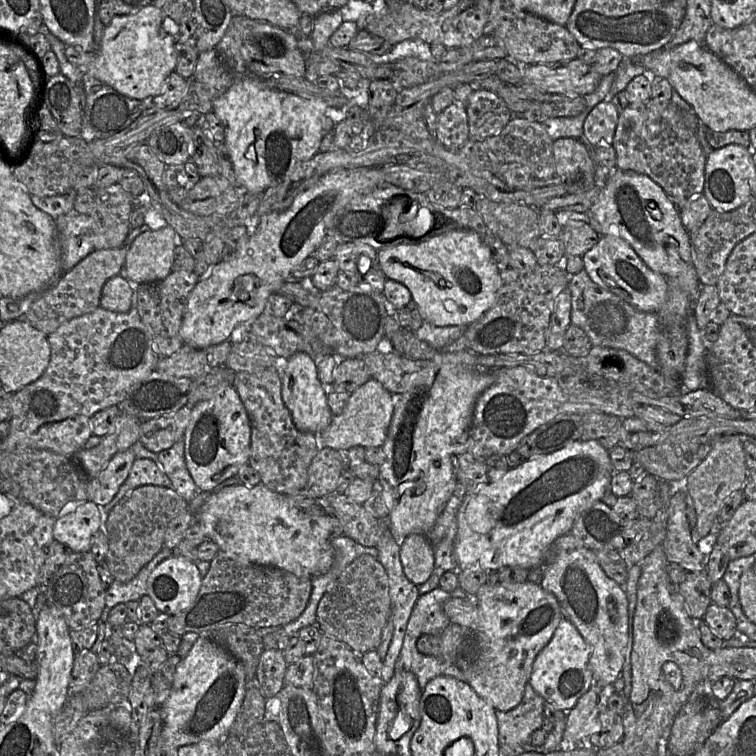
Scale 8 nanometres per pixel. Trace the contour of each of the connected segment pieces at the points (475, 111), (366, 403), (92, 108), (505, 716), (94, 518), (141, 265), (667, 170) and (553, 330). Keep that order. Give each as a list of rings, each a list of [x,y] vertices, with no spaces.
[[[476,89],[465,106],[469,139],[483,141],[497,135],[511,120],[512,113],[494,92]]]
[[[371,378],[350,394],[343,411],[333,416],[329,426],[319,432],[320,446],[327,446],[338,451],[348,450],[353,446],[382,447],[387,437],[395,402],[396,397],[380,382]]]
[[[84,73],[86,106],[83,123],[94,133],[95,139],[112,136],[132,124],[145,110],[142,100],[129,98]]]
[[[527,683],[524,690],[524,695],[521,702],[509,711],[496,711],[496,719],[498,724],[498,740],[500,745],[508,745],[513,748],[518,754],[525,752],[525,745],[530,744],[531,734],[541,729],[544,719],[544,704],[546,701],[535,692],[531,684]]]
[[[90,500],[71,501],[55,518],[54,540],[71,552],[90,551],[92,538],[103,528],[106,516]]]
[[[169,225],[144,231],[130,245],[125,270],[130,281],[144,284],[162,280],[172,271],[178,235]]]
[[[651,98],[643,102],[642,104],[629,104],[619,115],[612,146],[616,151],[616,167],[618,169],[624,171],[634,171],[649,176],[653,181],[655,181],[662,187],[662,189],[677,207],[683,207],[689,200],[703,193],[707,155],[705,155],[705,153],[703,152],[696,132],[688,129],[683,123],[683,110],[674,105],[672,102],[670,102],[669,104],[662,104],[661,102],[654,101]]]
[[[567,287],[555,299],[550,325],[547,329],[546,349],[563,350],[565,333],[571,324],[571,291]]]

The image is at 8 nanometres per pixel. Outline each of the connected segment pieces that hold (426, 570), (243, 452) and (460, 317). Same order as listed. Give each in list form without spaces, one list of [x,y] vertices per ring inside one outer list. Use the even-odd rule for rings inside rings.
[[[424,533],[408,535],[400,541],[400,560],[408,580],[416,586],[425,583],[434,568],[434,549]]]
[[[233,385],[218,389],[211,398],[198,402],[192,408],[183,439],[185,463],[200,491],[212,492],[223,481],[237,475],[239,469],[249,462],[251,425]]]
[[[450,225],[437,233],[410,238],[408,243],[378,250],[378,263],[386,278],[406,286],[419,306],[423,322],[434,326],[469,326],[495,304],[501,286],[500,270],[482,237],[473,230],[454,226],[457,225]]]

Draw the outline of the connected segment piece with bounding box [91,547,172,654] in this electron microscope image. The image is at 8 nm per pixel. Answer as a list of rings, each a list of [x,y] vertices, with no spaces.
[[[162,548],[154,558],[147,563],[139,573],[128,582],[120,582],[114,580],[106,590],[106,601],[100,620],[98,621],[98,636],[92,646],[91,650],[98,653],[102,642],[106,637],[106,632],[110,633],[111,626],[107,625],[105,621],[110,614],[111,609],[119,603],[127,603],[129,601],[139,601],[140,598],[147,593],[147,579],[154,570],[154,568],[164,559],[172,554],[171,549]]]

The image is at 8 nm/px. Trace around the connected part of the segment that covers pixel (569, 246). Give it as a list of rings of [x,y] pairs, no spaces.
[[[569,220],[560,235],[566,256],[582,257],[599,242],[600,238],[600,234],[584,220]]]

